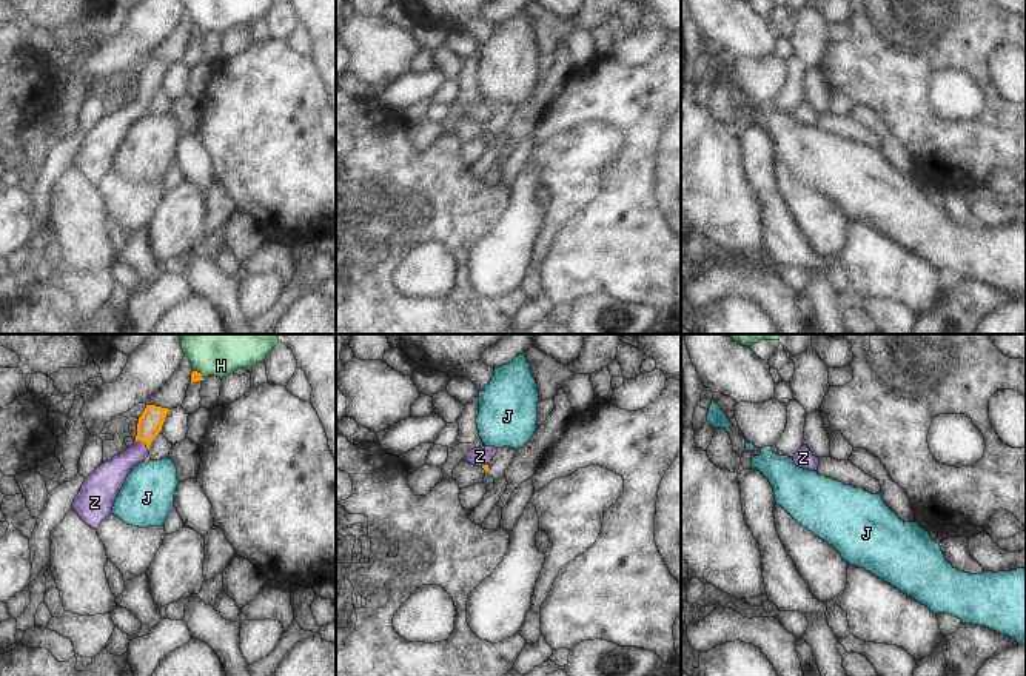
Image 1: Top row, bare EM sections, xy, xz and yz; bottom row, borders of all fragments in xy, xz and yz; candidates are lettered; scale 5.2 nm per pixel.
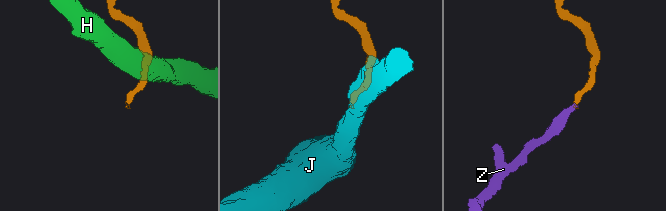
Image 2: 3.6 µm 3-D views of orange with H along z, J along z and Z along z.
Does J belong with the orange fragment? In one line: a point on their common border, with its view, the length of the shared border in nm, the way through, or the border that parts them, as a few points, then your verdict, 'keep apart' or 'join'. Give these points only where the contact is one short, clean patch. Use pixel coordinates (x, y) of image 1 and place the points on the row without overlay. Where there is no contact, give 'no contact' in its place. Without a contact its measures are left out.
contact xy (147, 114); length 30 nm; border xy (148, 113), (145, 116); keep apart

